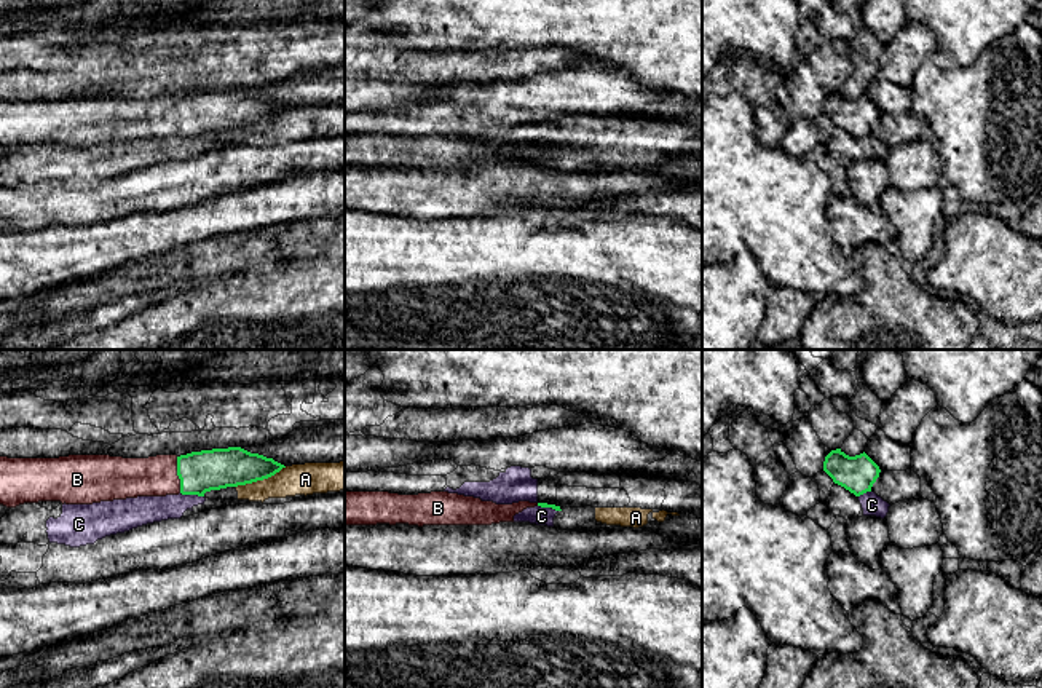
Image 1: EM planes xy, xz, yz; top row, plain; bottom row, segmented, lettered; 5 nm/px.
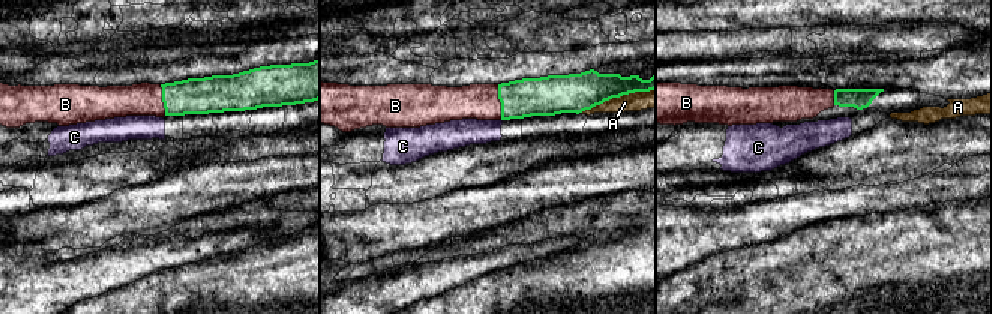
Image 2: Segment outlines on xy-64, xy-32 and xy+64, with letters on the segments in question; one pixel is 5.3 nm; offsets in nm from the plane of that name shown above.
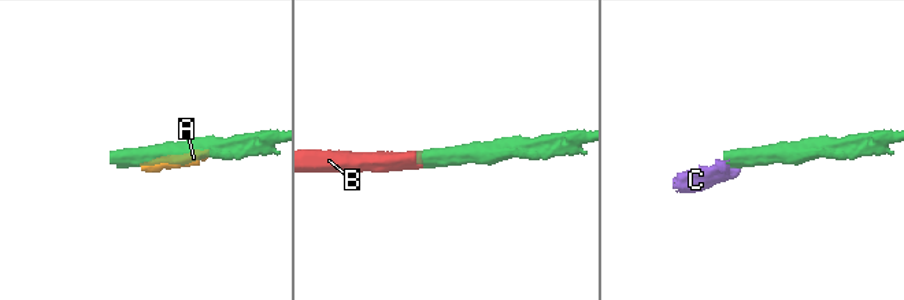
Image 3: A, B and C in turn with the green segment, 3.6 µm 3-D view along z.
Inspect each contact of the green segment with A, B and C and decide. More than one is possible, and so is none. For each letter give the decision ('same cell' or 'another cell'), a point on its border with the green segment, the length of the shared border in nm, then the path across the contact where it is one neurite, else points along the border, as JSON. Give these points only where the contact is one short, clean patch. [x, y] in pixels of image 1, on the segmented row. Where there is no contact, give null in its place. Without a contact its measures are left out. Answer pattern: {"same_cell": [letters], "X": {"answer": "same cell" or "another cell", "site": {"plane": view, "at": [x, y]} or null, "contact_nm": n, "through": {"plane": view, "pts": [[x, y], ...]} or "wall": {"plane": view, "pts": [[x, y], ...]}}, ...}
{"same_cell": ["B"], "A": {"answer": "another cell", "site": {"plane": "xy", "at": [260, 479]}, "contact_nm": 280}, "B": {"answer": "same cell", "site": {"plane": "xy", "at": [177, 474]}, "contact_nm": 190, "through": {"plane": "xy", "pts": [[201, 471], [177, 474], [155, 476]]}}, "C": {"answer": "another cell", "site": {"plane": "xy", "at": [192, 494]}, "contact_nm": 120}}

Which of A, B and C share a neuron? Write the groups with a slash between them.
A C / B

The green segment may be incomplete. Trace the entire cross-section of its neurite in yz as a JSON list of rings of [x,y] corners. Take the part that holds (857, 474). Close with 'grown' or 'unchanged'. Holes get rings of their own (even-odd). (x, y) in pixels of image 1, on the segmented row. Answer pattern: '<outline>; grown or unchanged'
[[[841,449],[831,450],[825,457],[823,471],[835,484],[844,487],[855,496],[871,492],[881,473],[879,466],[865,452],[849,457]]]; unchanged

